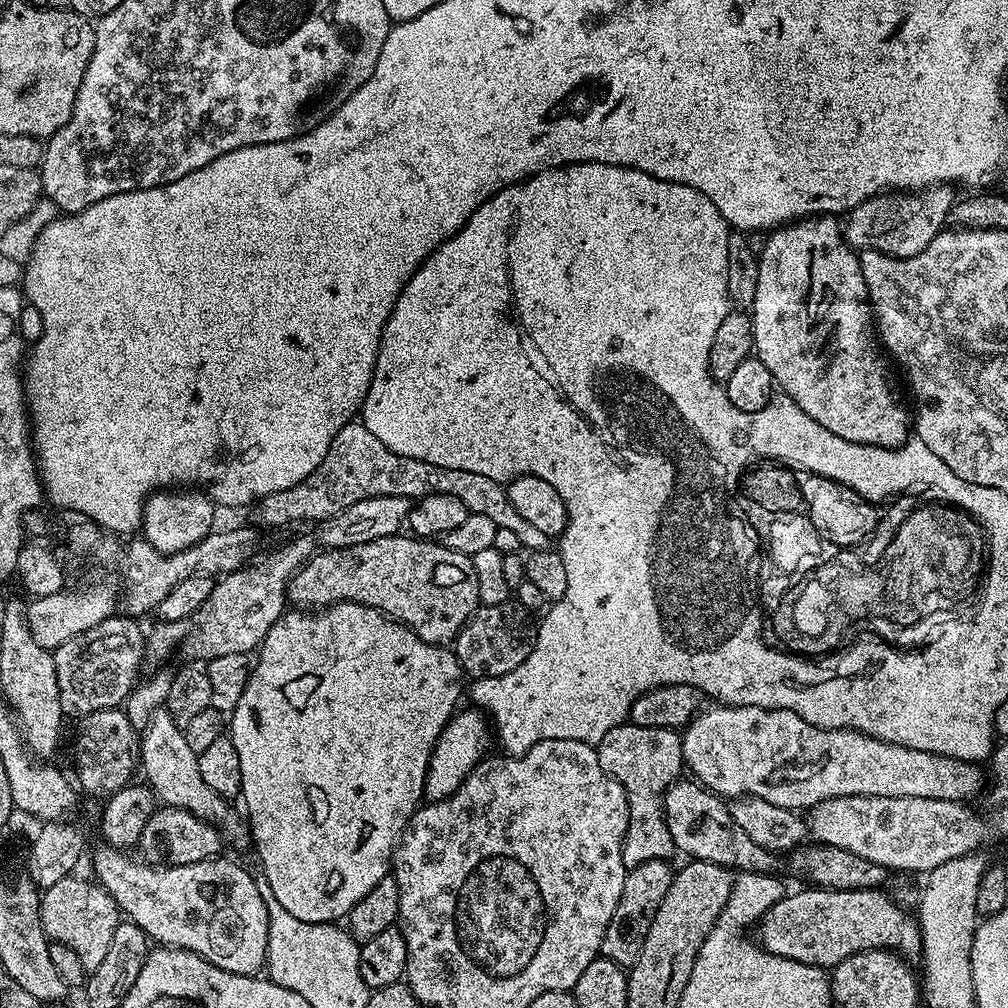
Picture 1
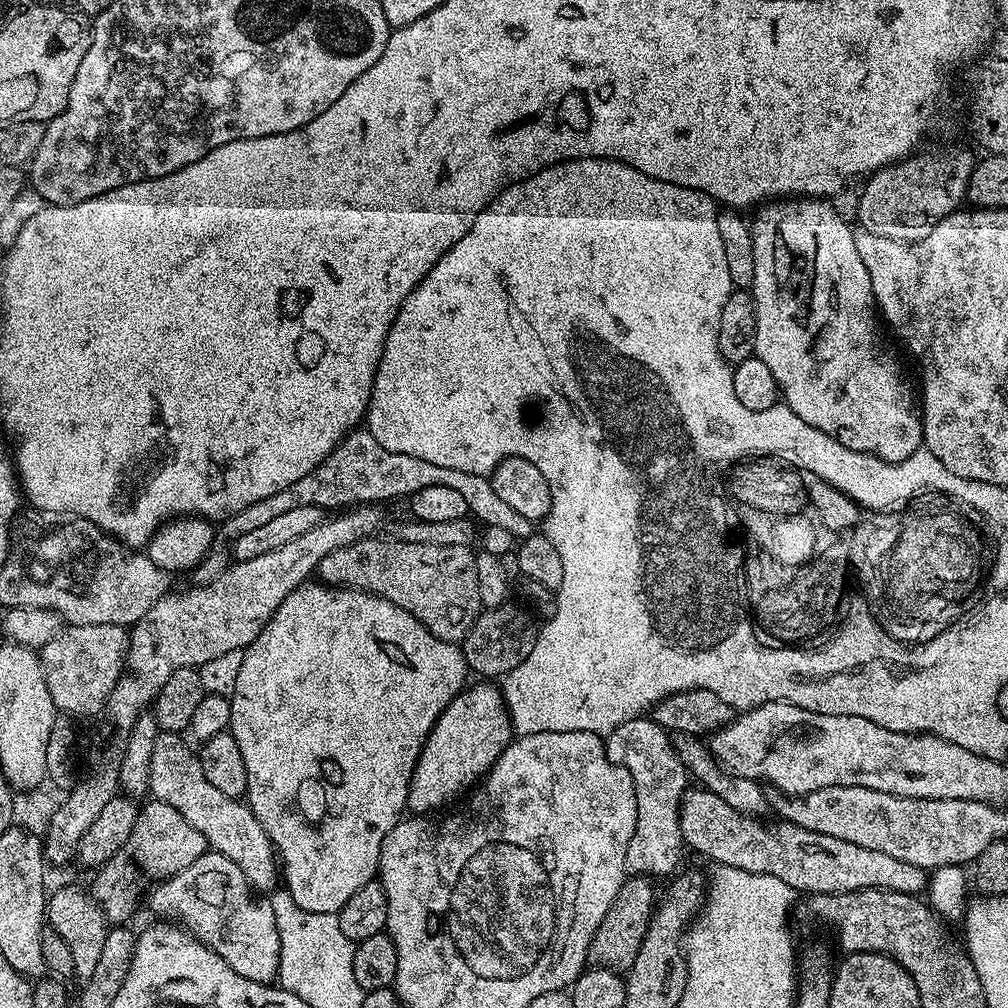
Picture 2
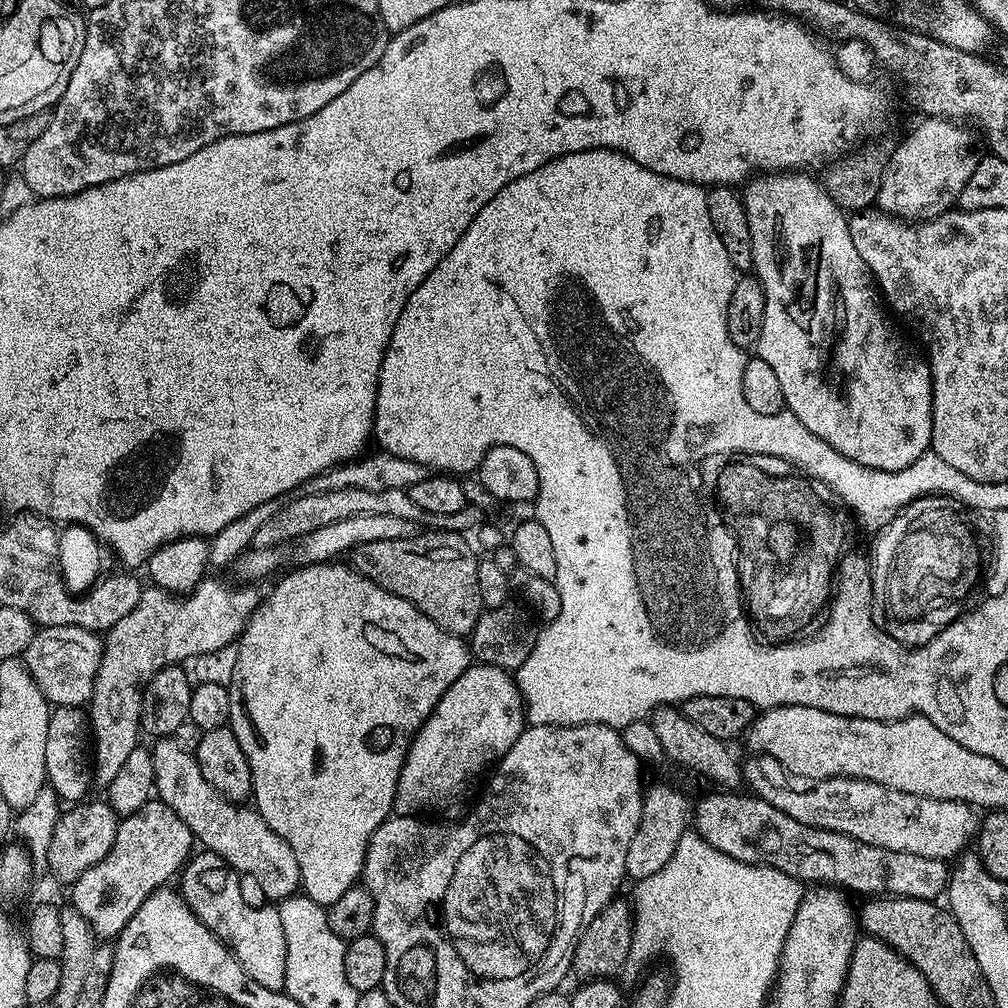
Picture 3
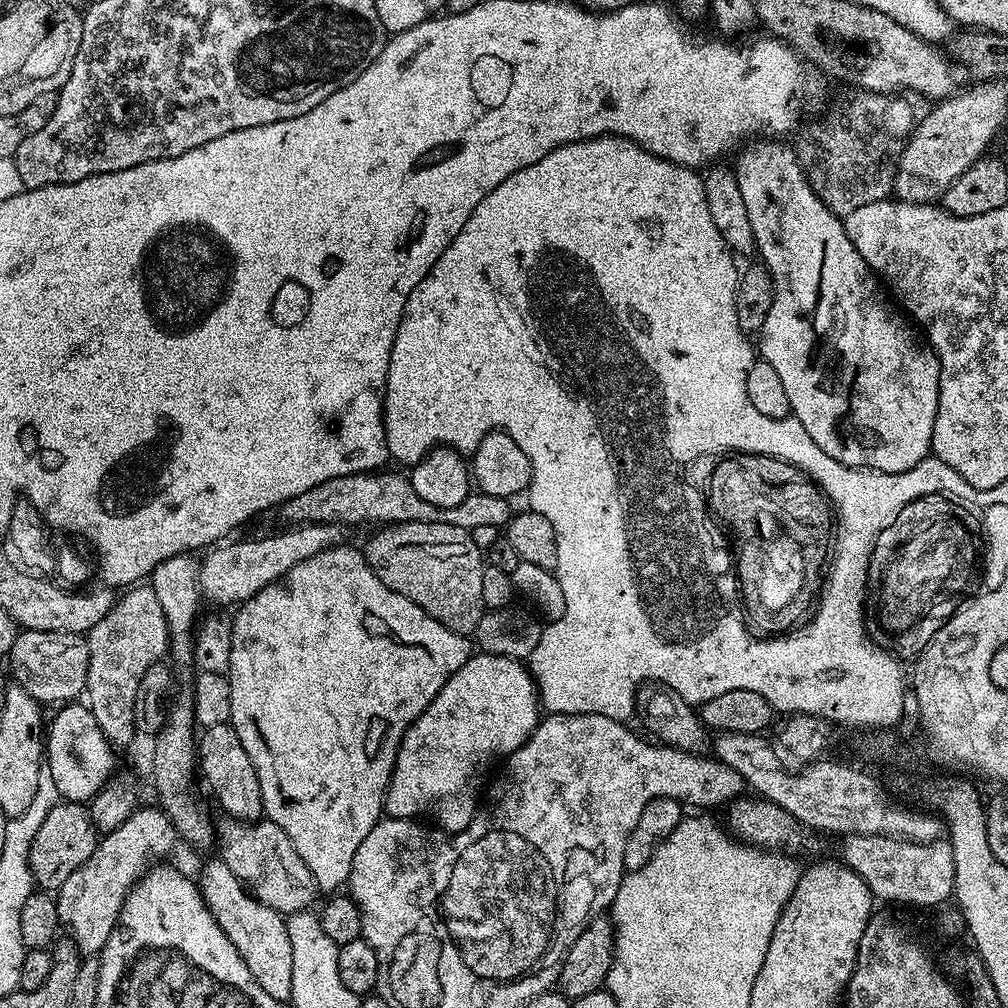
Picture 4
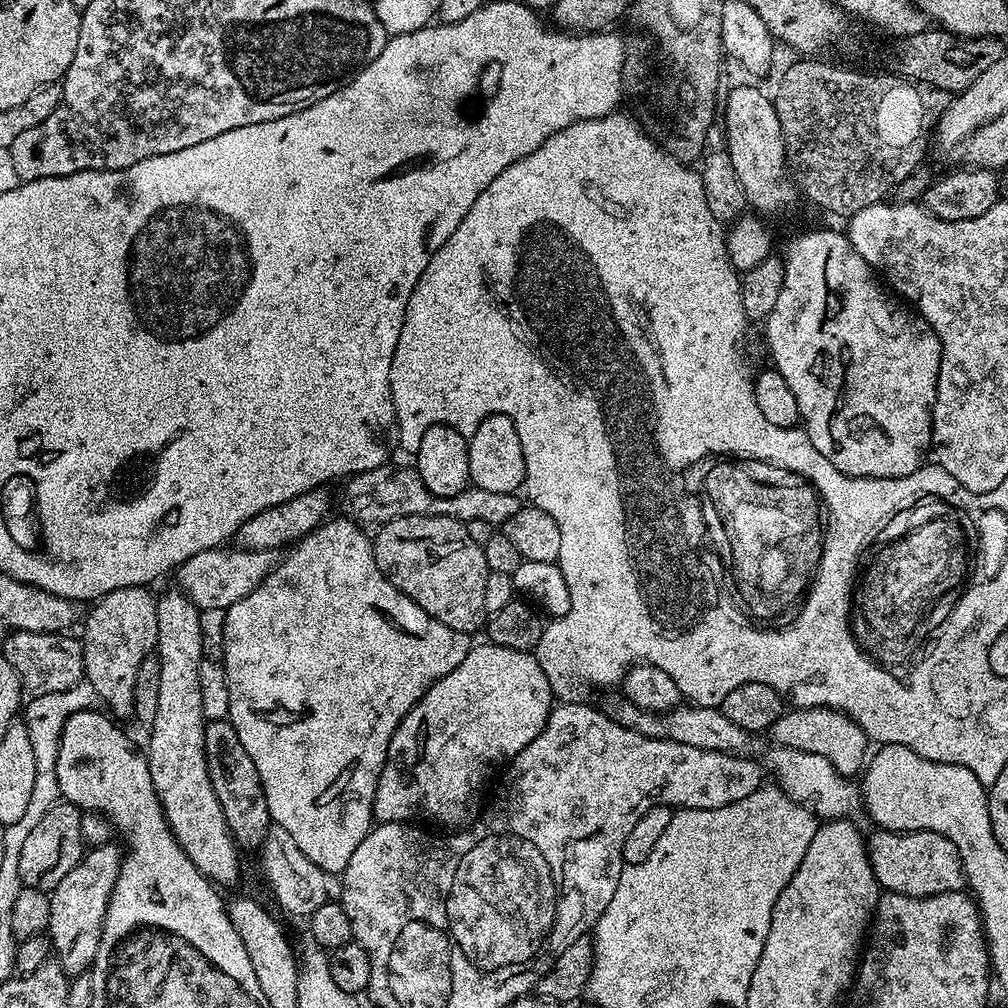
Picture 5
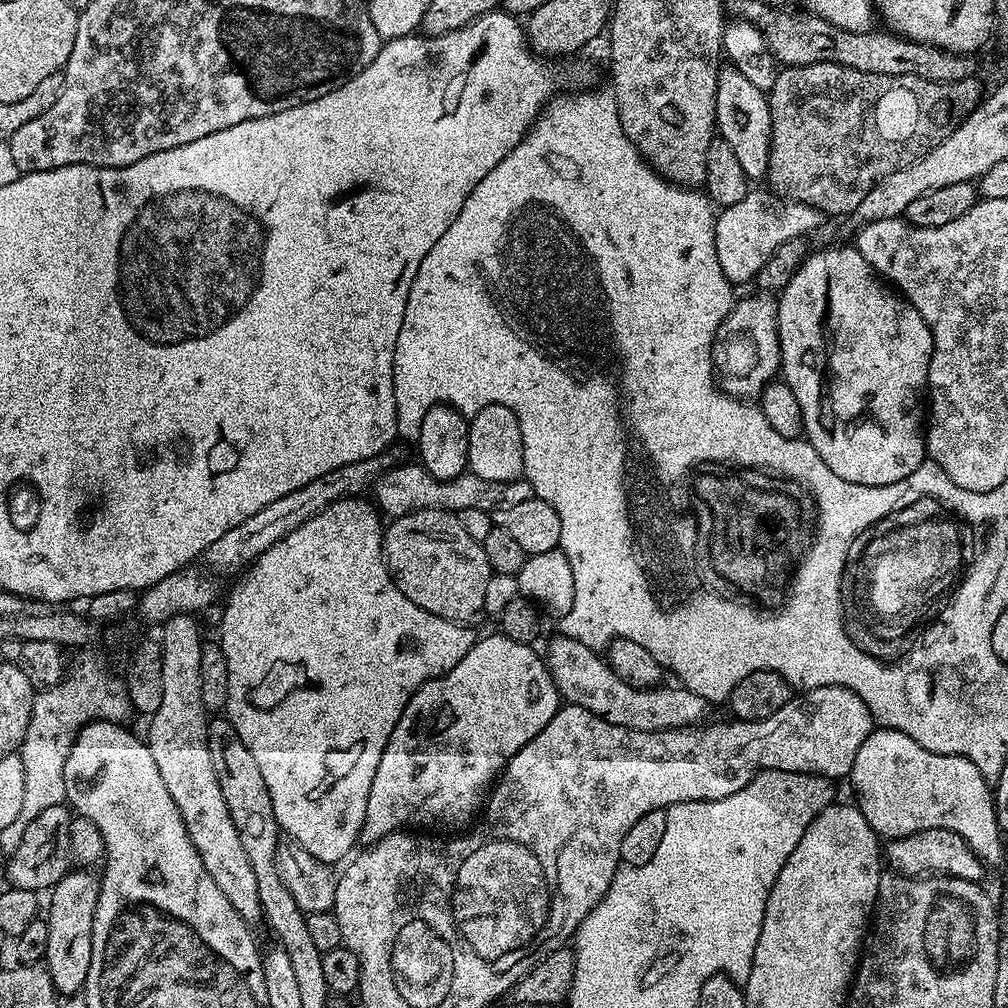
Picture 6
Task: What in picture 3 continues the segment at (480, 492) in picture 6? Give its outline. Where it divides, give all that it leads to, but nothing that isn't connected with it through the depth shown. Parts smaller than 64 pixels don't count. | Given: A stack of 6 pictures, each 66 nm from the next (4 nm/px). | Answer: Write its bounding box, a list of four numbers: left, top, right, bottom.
[252,488,482,548]

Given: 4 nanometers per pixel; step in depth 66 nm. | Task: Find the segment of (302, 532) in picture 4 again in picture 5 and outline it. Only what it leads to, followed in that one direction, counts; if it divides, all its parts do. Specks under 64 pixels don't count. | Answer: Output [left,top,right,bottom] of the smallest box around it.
[174,546,282,611]

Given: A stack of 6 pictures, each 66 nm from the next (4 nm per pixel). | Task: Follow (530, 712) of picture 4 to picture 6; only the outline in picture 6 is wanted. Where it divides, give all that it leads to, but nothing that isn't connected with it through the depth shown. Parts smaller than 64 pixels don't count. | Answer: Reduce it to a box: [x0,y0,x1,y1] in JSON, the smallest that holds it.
[360,634,562,842]

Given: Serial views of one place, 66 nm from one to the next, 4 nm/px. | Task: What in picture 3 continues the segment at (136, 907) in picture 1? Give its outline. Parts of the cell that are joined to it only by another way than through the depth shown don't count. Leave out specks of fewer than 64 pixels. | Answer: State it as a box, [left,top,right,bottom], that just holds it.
[178,850,286,992]

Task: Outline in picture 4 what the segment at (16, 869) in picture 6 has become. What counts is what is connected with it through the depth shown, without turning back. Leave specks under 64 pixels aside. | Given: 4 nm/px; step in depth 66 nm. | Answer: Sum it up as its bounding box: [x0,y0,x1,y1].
[30,802,98,890]

